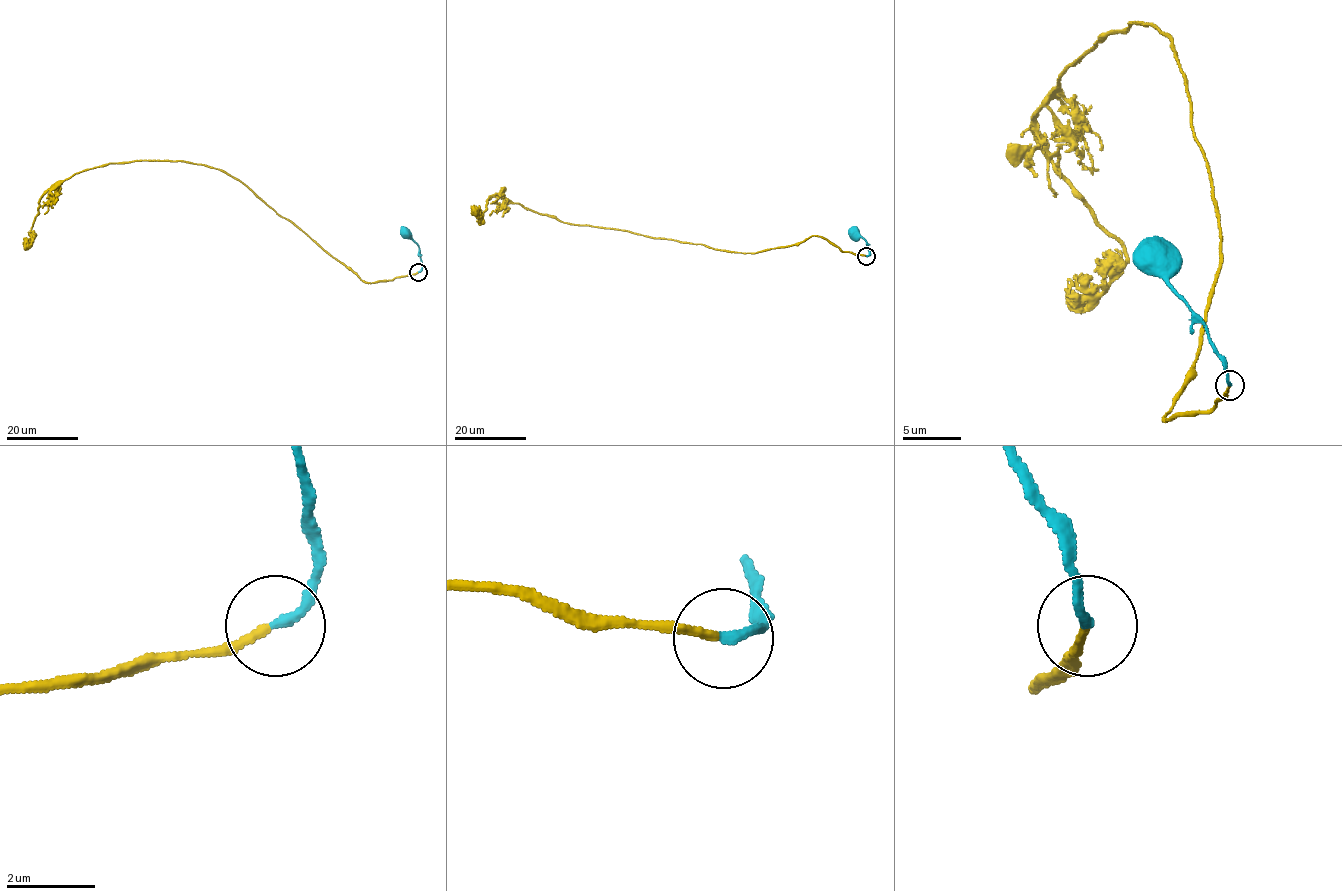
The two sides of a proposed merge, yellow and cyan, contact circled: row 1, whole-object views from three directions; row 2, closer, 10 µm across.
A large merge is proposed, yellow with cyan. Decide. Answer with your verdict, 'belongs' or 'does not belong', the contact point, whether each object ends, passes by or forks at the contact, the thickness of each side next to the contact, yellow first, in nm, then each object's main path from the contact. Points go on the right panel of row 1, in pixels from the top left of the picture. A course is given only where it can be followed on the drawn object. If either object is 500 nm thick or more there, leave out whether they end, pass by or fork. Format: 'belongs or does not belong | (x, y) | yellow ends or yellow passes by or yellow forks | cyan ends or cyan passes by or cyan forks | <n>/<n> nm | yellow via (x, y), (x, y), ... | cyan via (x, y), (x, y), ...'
belongs | (1229, 385) | yellow ends | cyan ends | 170/240 nm | yellow via (1229, 384), (1164, 419), (1220, 221), (1156, 25), (1097, 43), (1036, 113), (1121, 244), (1083, 300), (1068, 288) | cyan via (1229, 384), (1226, 361), (1205, 323), (1167, 282), (1167, 259), (1147, 241)

